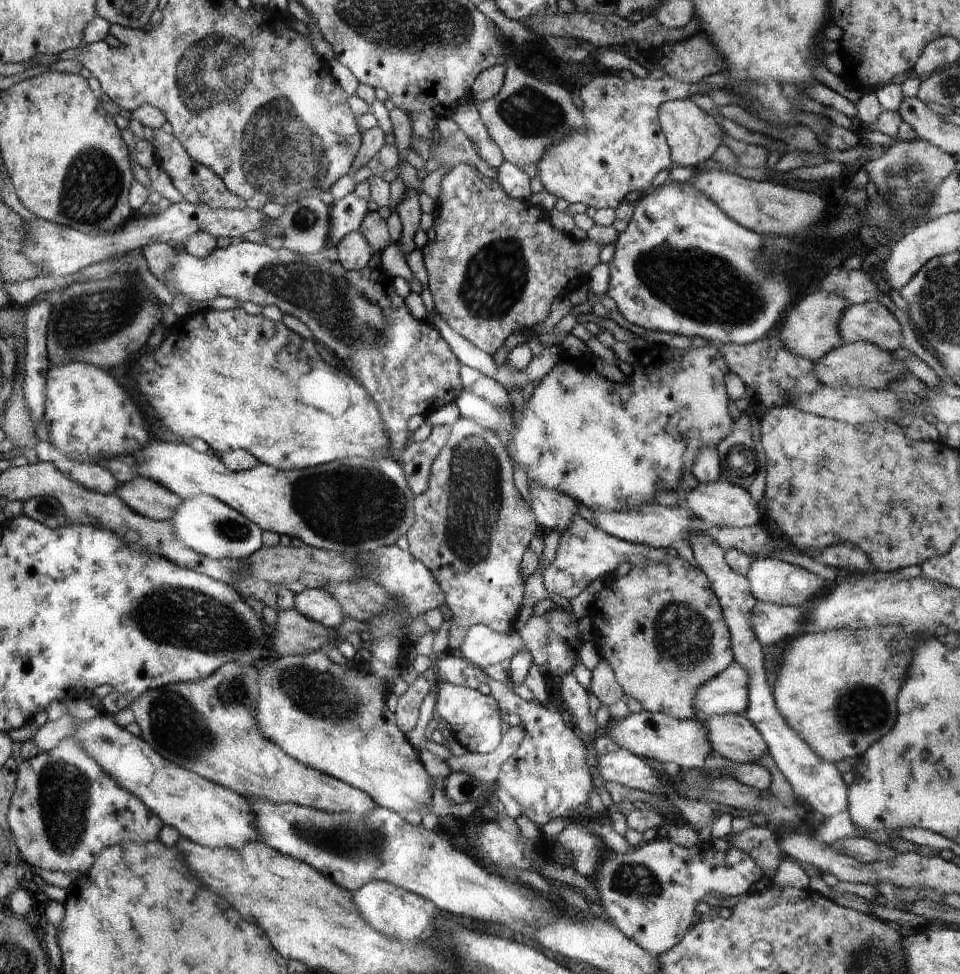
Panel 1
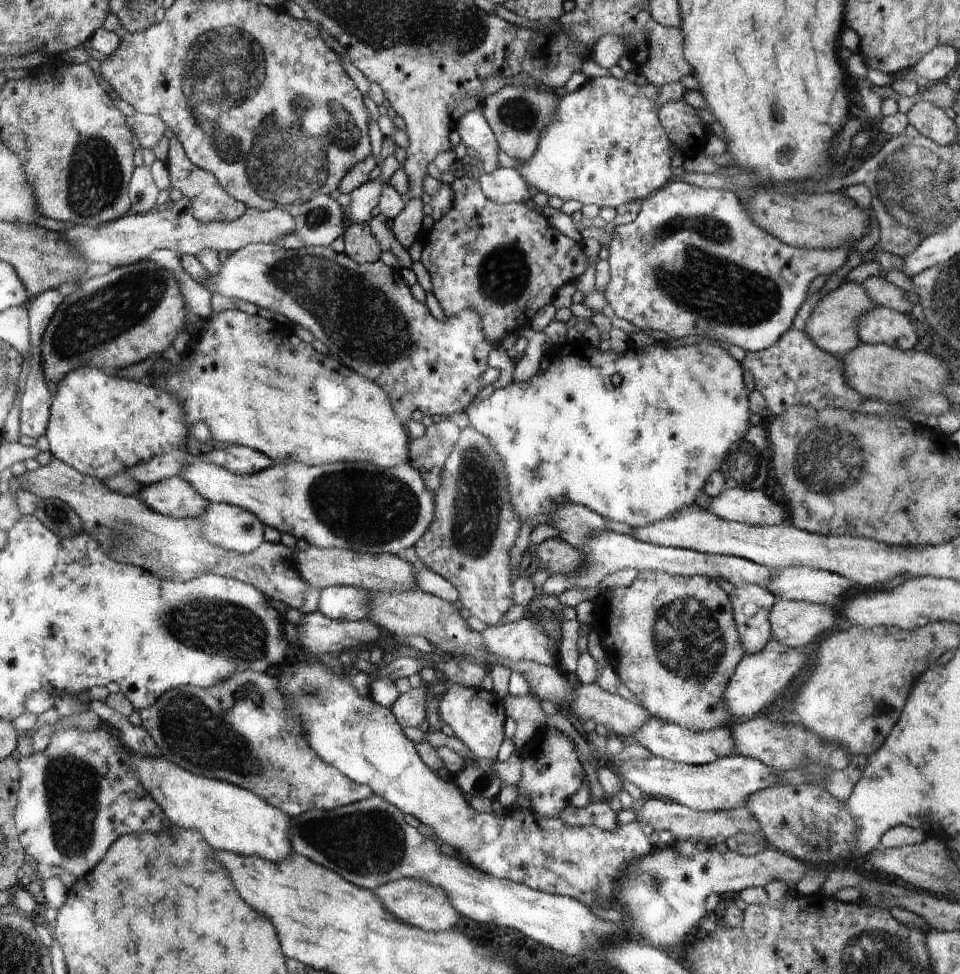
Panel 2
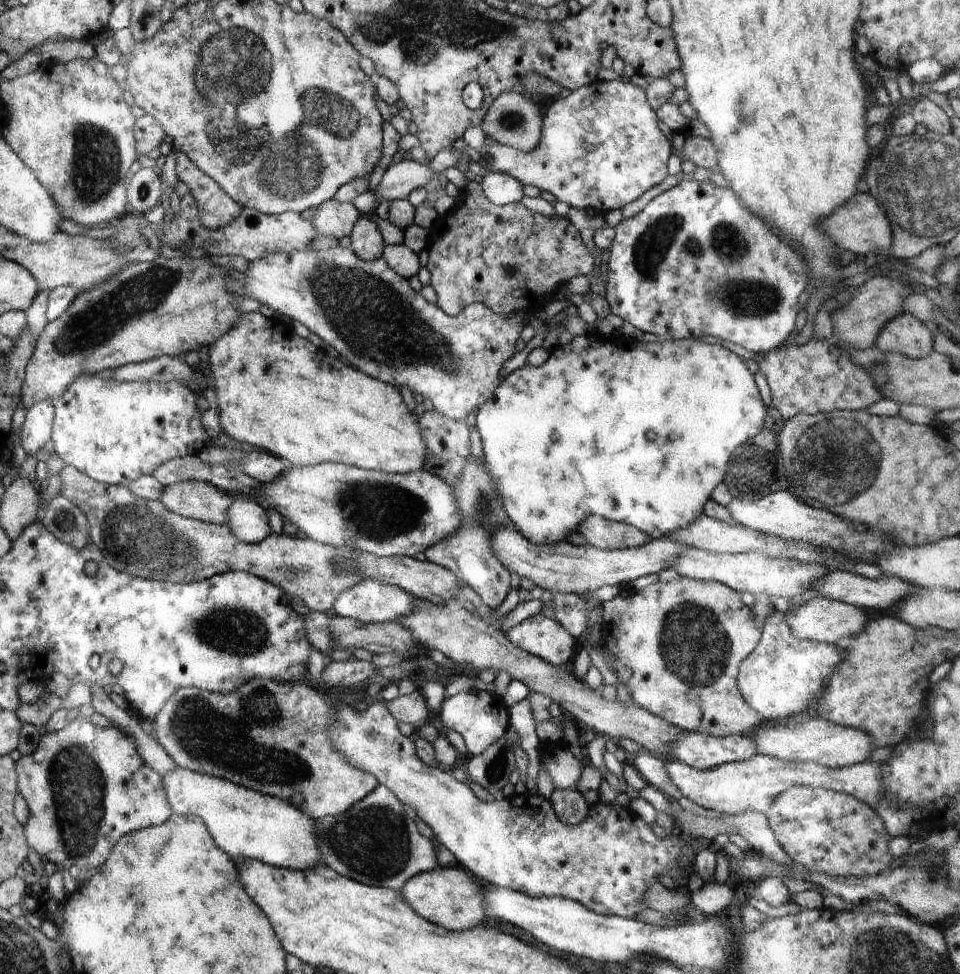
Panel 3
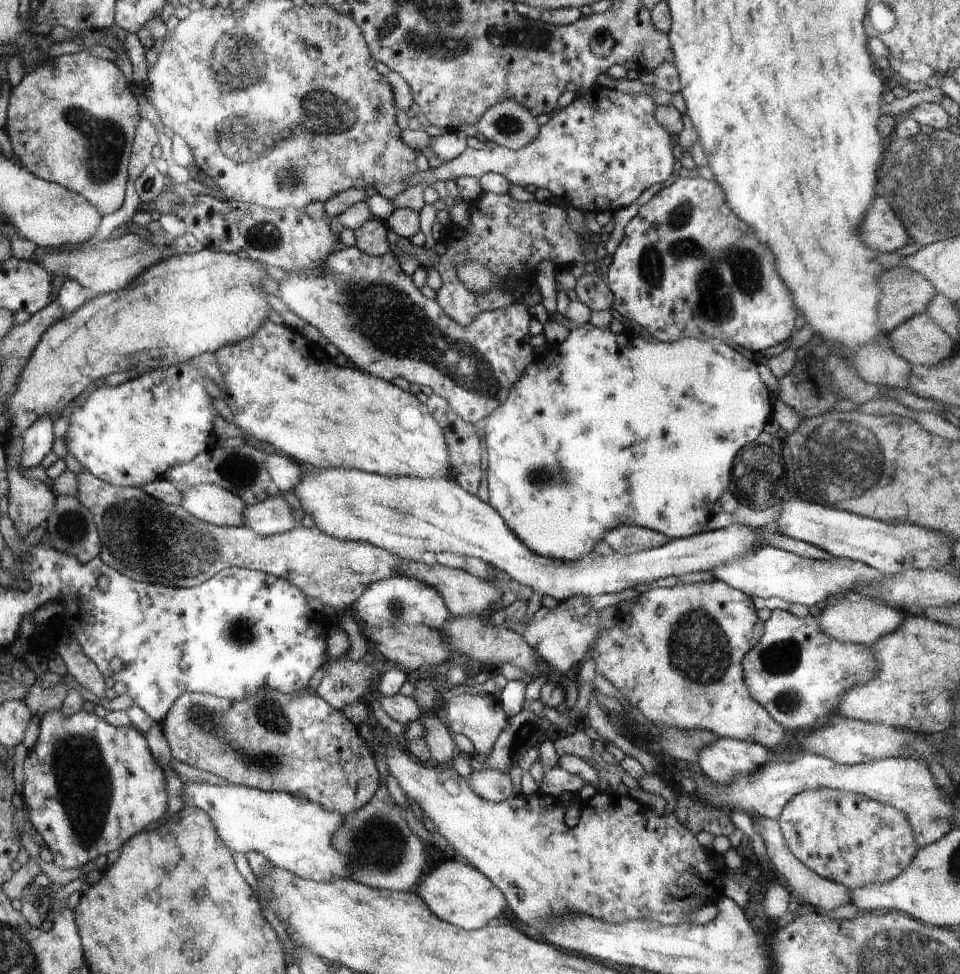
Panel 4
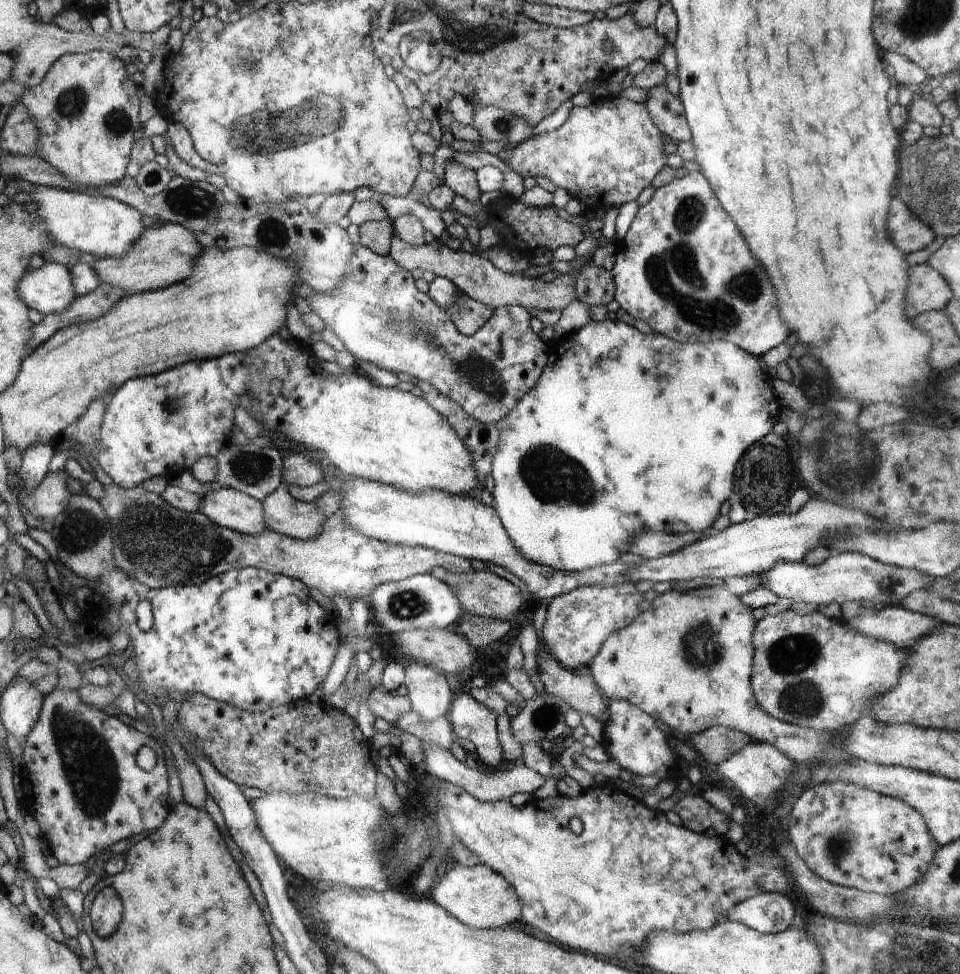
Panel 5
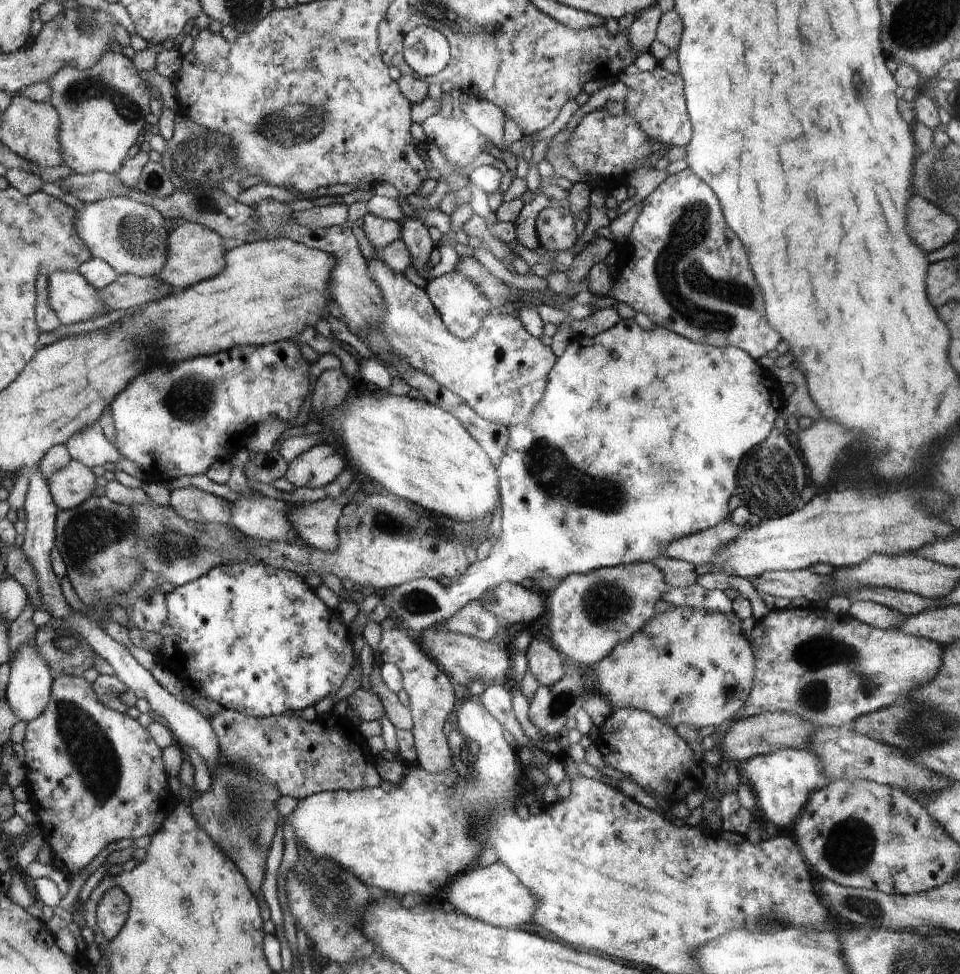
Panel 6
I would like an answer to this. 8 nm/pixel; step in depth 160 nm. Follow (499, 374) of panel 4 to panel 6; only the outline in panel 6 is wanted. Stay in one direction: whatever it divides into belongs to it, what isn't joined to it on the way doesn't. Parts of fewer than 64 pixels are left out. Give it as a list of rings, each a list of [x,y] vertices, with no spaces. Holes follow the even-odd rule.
[[[378,257],[368,262],[368,268],[385,300],[386,314],[380,322],[380,330],[395,348],[398,356],[431,376],[440,386],[458,395],[482,418],[507,427],[528,422],[533,408],[542,398],[548,373],[557,361],[557,356],[549,346],[544,345],[539,338],[533,337],[516,315],[504,318],[490,313],[486,315],[474,337],[466,340],[458,338],[445,325],[427,292],[422,292],[423,288],[418,288],[418,282],[412,284],[403,273],[393,271]]]

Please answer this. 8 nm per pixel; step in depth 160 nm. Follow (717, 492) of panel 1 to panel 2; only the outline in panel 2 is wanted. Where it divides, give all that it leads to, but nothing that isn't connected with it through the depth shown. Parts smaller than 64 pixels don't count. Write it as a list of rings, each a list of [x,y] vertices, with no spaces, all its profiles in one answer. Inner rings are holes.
[[[726,487],[712,500],[710,512],[727,521],[750,526],[788,524],[787,506],[782,507],[761,490]]]

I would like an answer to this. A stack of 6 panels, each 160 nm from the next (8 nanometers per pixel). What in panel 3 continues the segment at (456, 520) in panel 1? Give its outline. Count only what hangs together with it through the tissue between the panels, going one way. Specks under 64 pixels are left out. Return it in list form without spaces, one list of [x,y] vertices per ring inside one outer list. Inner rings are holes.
[[[470,455],[461,481],[452,486],[455,497],[458,498],[458,508],[463,516],[459,530],[452,537],[438,541],[436,545],[425,550],[428,561],[446,567],[452,571],[459,581],[477,591],[481,602],[491,609],[496,609],[511,590],[511,572],[494,556],[491,549],[491,536],[498,527],[509,526],[506,511],[497,495],[494,479],[482,460],[476,460]]]

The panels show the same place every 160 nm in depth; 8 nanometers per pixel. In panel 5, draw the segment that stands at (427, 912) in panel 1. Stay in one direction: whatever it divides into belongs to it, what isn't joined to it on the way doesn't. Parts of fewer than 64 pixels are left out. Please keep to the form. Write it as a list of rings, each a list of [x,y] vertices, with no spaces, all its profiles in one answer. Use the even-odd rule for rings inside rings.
[[[456,866],[437,878],[434,888],[428,893],[434,902],[438,902],[438,906],[450,910],[450,914],[462,918],[462,922],[466,922],[468,926],[502,928],[520,918],[521,902],[514,887],[488,866],[472,866],[472,868]]]

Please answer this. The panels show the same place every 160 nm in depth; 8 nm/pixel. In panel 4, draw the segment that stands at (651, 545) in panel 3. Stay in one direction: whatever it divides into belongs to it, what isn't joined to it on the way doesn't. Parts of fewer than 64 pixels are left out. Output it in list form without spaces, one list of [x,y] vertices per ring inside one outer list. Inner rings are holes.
[[[330,468],[330,470],[322,470],[320,474],[314,472],[314,476],[303,478],[303,481],[295,488],[295,492],[305,512],[314,516],[315,525],[333,537],[345,541],[367,542],[390,551],[390,554],[400,555],[408,561],[421,562],[421,556],[426,551],[435,553],[448,551],[455,555],[478,557],[505,573],[508,578],[529,586],[536,594],[556,598],[559,602],[575,596],[589,598],[616,594],[624,589],[634,589],[638,584],[651,585],[651,582],[666,576],[684,576],[684,574],[701,570],[711,573],[719,566],[733,563],[736,559],[754,554],[758,548],[766,546],[760,544],[760,536],[755,528],[732,523],[725,529],[706,530],[686,538],[670,539],[658,548],[640,551],[633,555],[614,553],[602,556],[592,551],[577,561],[554,561],[532,552],[506,526],[504,519],[490,506],[489,502],[484,502],[477,495],[470,494],[456,480],[418,477],[382,478],[382,476],[356,472],[356,470]]]

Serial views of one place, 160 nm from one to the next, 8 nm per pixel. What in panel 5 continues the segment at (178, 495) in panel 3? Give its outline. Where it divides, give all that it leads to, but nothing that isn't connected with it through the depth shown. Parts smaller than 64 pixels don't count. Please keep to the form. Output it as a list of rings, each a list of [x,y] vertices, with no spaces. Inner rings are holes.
[[[230,488],[202,494],[202,513],[212,522],[241,534],[256,535],[267,531],[262,502]]]

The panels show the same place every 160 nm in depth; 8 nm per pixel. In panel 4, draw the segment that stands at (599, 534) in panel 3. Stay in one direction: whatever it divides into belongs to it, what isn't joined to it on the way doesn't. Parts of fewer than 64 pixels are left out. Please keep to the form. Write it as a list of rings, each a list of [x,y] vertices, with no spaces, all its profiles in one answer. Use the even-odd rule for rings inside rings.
[[[620,525],[606,533],[603,538],[615,553],[633,555],[640,551],[658,548],[670,539],[655,530],[636,525]]]

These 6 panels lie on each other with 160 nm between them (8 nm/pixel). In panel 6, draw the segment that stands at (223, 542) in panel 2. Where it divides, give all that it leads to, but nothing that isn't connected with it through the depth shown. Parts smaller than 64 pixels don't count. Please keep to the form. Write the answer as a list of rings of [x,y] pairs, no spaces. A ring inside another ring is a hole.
[[[326,498],[291,508],[291,521],[304,544],[321,551],[337,551],[341,544],[338,520],[342,512],[340,500]]]

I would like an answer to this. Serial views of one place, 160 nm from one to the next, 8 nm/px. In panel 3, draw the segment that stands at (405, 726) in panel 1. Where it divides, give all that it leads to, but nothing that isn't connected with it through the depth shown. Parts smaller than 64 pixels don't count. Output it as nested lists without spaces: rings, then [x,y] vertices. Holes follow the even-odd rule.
[[[420,688],[410,694],[398,695],[384,704],[389,707],[390,714],[399,724],[412,725],[417,729],[430,719],[430,712]]]

